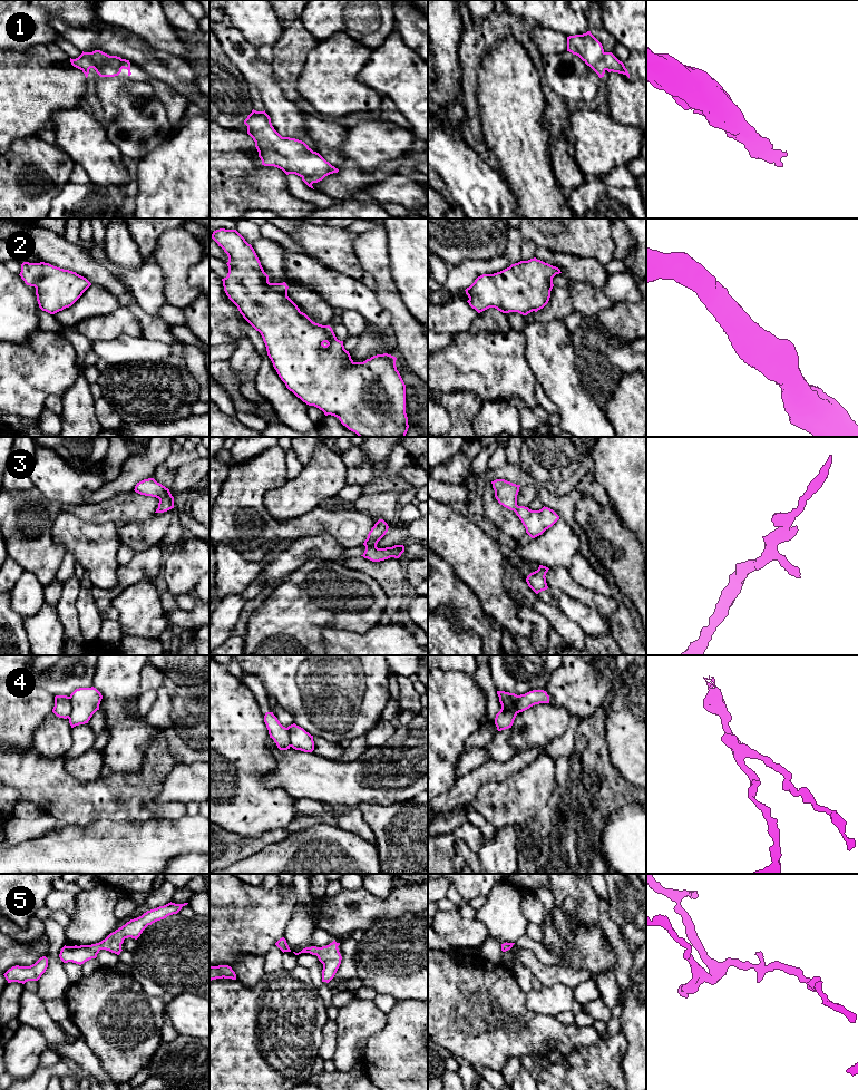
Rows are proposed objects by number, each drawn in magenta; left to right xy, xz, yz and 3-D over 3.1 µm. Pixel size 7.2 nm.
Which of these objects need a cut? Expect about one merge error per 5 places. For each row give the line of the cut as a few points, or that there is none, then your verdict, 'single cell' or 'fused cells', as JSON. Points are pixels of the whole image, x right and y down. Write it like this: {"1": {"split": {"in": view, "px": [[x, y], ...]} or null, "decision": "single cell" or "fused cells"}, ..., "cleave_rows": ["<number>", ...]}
{"1": {"split": null, "decision": "single cell"}, "2": {"split": null, "decision": "single cell"}, "3": {"split": null, "decision": "single cell"}, "4": {"split": null, "decision": "single cell"}, "5": {"split": null, "decision": "single cell"}, "cleave_rows": []}

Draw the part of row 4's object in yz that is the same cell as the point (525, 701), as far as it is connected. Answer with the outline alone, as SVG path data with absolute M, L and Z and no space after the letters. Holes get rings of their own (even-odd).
M533 690L517 695L505 691L497 691L500 711L496 714L495 724L498 731L511 728L516 716L539 703L549 703L549 695L544 690Z

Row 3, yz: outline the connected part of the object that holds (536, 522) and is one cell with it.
M496 479L491 484L498 503L516 513L525 526L526 533L532 538L542 535L559 519L559 516L553 509L545 506L539 510L532 510L528 507L518 506L517 495L520 485L505 479Z

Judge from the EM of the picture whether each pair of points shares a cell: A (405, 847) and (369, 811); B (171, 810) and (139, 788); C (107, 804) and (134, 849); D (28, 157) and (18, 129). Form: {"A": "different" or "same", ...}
{"A": "same", "B": "same", "C": "different", "D": "different"}

